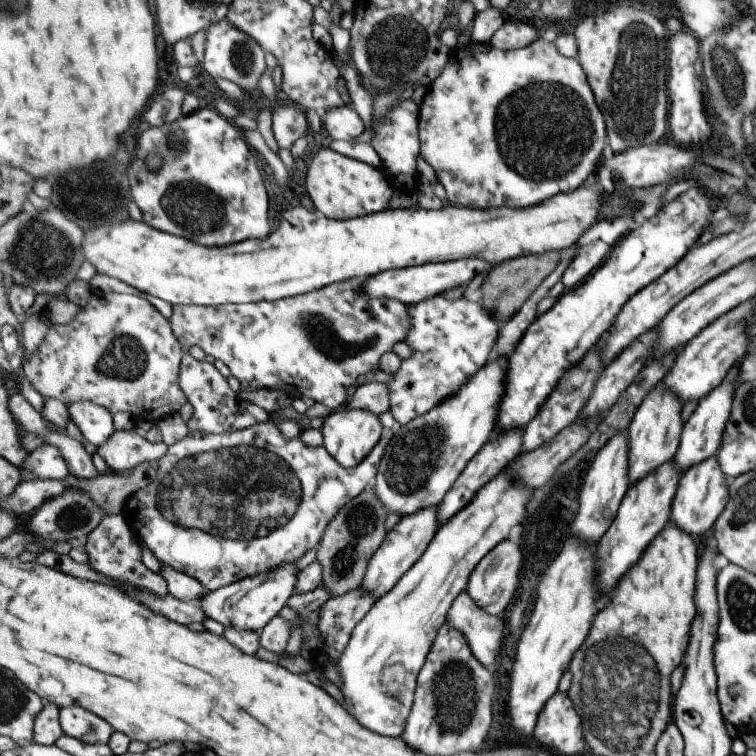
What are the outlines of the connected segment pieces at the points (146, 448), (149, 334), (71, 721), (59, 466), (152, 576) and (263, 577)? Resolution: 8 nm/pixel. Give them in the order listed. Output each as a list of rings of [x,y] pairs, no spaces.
[[[133,429],[116,430],[107,442],[95,450],[107,461],[113,473],[125,474],[141,463],[164,457],[168,446],[164,442],[152,443]]]
[[[93,292],[73,322],[66,325],[50,324],[37,350],[28,357],[23,374],[46,399],[56,398],[67,406],[93,401],[113,414],[130,412],[137,420],[158,424],[164,418],[177,414],[188,401],[180,383],[184,358],[181,345],[173,332],[170,318],[165,318],[149,300],[125,293],[103,295]]]
[[[77,705],[61,708],[60,721],[65,733],[91,744],[108,744],[116,731],[107,720]]]
[[[49,443],[32,451],[20,471],[24,480],[59,479],[65,482],[70,475],[70,468],[62,450]]]
[[[123,514],[105,515],[101,524],[89,536],[86,536],[84,541],[83,547],[89,554],[89,562],[87,563],[97,572],[104,574],[107,580],[113,579],[117,583],[133,583],[140,589],[146,588],[160,595],[170,593],[165,578],[153,570],[149,570],[143,564],[143,560],[141,560],[143,558],[142,546]]]
[[[288,562],[278,566],[266,573],[256,574],[252,577],[241,579],[240,581],[228,584],[214,591],[208,591],[201,600],[201,606],[208,618],[221,623],[225,628],[233,627],[243,630],[259,631],[263,630],[288,605],[288,600],[296,592],[296,584],[300,568],[296,562]]]

